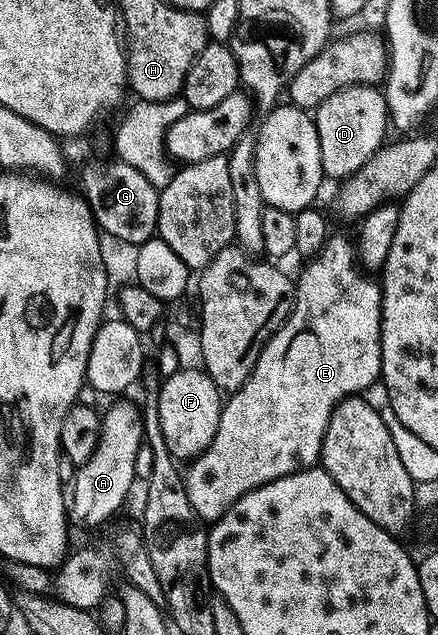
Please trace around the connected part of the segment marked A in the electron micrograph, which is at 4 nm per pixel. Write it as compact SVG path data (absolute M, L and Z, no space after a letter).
M135 403L133 404L125 404L123 406L115 407L111 412L105 412L104 415L101 417L101 437L99 438L99 442L97 443L97 449L93 452L93 456L90 457L87 463L80 465L76 469L77 477L73 480L73 496L71 492L71 499L68 501L67 504L67 516L70 521L73 520L75 523L78 524L81 528L93 528L96 524L101 524L104 520L109 520L112 518L113 515L116 514L117 511L120 510L121 507L125 504L125 499L129 496L129 491L132 490L133 484L135 485L135 481L137 480L137 471L135 470L135 458L139 454L139 446L143 442L143 437L145 435L145 425L142 424L142 409L138 407Z

